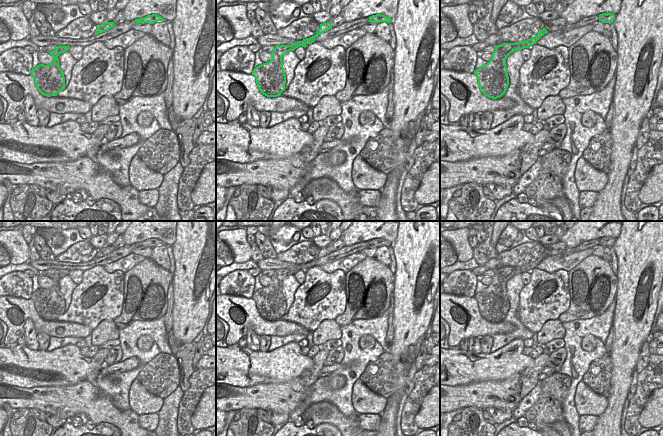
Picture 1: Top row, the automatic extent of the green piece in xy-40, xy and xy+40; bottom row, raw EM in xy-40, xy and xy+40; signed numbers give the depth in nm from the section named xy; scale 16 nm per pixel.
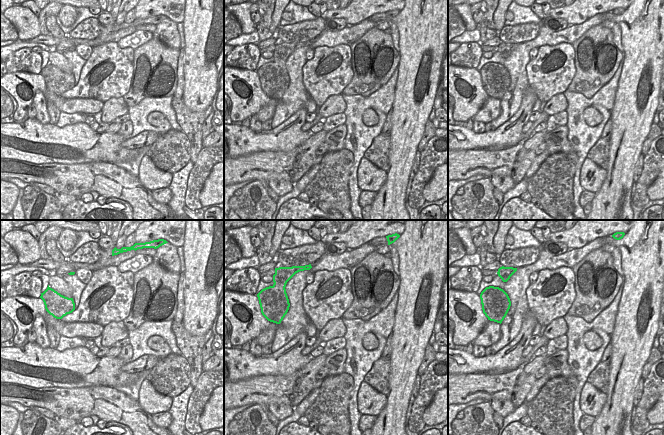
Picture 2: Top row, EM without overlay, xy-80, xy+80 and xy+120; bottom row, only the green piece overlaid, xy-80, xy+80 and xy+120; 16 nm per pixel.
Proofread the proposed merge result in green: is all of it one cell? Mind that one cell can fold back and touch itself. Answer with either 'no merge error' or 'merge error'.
merge error

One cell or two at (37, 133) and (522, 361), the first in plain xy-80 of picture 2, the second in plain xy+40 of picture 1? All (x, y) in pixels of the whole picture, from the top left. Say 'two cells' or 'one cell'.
one cell

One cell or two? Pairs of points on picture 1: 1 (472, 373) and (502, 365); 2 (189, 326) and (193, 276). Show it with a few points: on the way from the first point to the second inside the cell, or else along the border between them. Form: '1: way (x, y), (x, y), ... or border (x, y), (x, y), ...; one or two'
1: way (479, 367), (495, 366); one
2: way (189, 314), (192, 288); one

